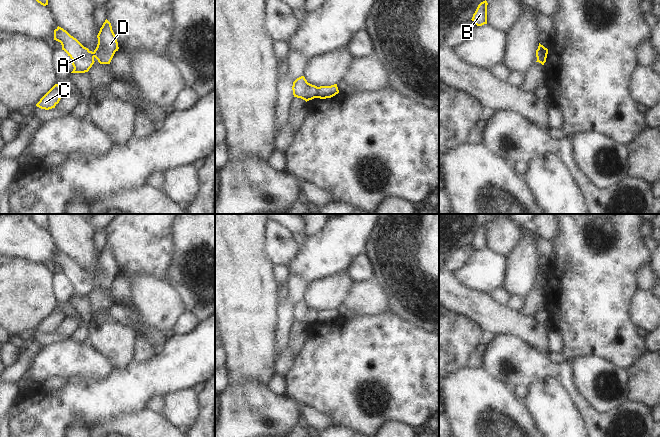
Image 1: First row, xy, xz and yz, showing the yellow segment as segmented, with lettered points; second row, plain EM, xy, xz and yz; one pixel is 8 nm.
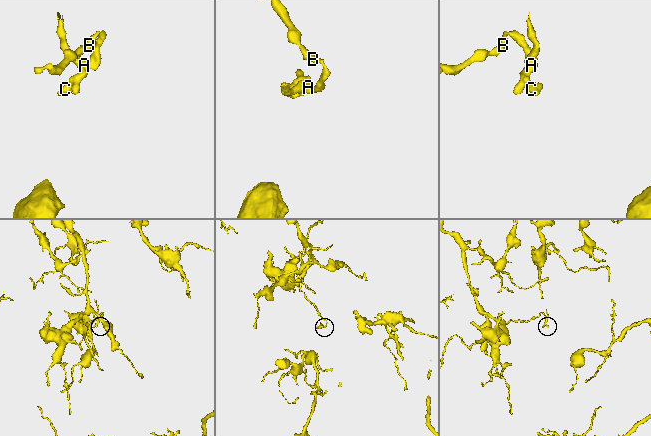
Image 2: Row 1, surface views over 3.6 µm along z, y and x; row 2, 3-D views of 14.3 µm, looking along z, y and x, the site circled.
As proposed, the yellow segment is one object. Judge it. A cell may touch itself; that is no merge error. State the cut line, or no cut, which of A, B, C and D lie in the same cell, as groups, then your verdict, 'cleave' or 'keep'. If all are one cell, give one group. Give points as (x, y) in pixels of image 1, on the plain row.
cut xz (317, 311), (318, 321); groups A C / B D; cleave

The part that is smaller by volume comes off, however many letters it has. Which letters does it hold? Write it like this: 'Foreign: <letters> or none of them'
Foreign: A, C

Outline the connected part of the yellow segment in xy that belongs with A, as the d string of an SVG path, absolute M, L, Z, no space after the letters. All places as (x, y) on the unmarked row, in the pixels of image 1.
M59 250L54 254L54 264L61 267L62 274L72 283L74 293L71 297L89 295L95 286L94 276L84 271L76 262Z

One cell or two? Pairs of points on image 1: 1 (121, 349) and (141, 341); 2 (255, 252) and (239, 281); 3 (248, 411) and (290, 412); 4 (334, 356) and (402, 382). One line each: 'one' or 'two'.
1: two
2: one
3: one
4: one

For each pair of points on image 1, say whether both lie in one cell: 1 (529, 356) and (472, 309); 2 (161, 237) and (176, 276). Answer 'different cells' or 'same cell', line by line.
1: different cells
2: different cells

